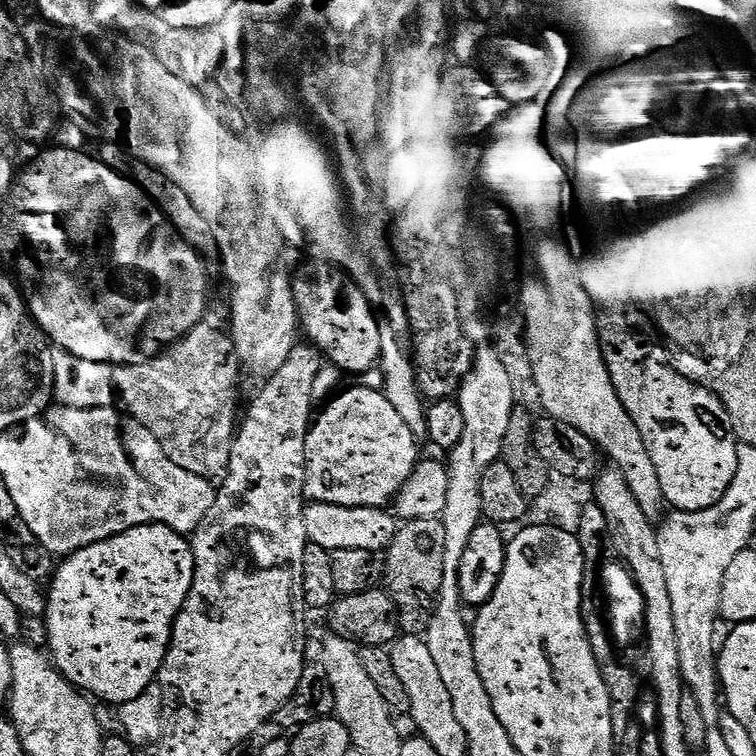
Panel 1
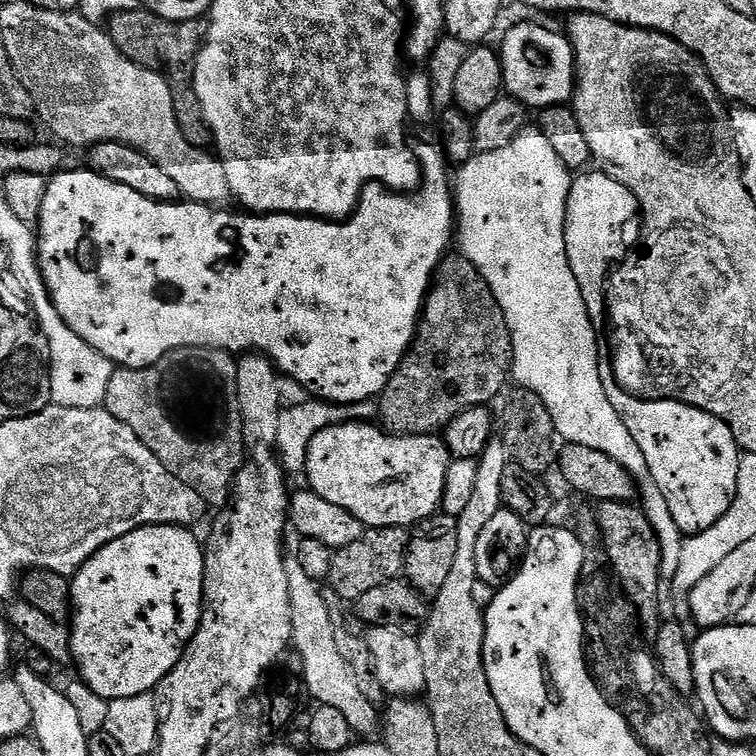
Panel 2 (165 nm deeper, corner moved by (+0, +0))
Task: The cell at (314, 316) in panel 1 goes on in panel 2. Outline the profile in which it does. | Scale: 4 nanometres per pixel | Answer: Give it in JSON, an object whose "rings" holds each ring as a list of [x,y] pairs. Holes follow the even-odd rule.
{"rings":[[[420,140],[413,146],[412,152],[415,163],[420,165],[420,175],[422,183],[415,192],[405,194],[399,190],[393,190],[386,187],[385,184],[373,182],[368,184],[362,190],[358,206],[352,212],[351,216],[343,222],[335,220],[322,220],[319,216],[291,216],[288,212],[273,212],[271,214],[245,214],[243,211],[223,212],[225,209],[220,206],[210,204],[198,204],[195,202],[169,202],[166,200],[151,200],[148,196],[138,194],[138,190],[130,190],[130,186],[119,184],[113,180],[108,180],[101,176],[99,172],[91,170],[83,170],[84,172],[66,172],[60,170],[48,180],[48,189],[46,190],[46,198],[42,198],[42,214],[38,225],[38,257],[41,274],[44,276],[44,284],[48,287],[48,292],[52,295],[54,306],[58,310],[58,314],[66,322],[66,326],[70,326],[70,330],[74,330],[74,334],[78,334],[78,338],[82,338],[94,350],[98,350],[98,354],[102,354],[106,359],[112,361],[113,365],[120,368],[150,368],[159,365],[161,361],[167,357],[169,352],[178,352],[186,348],[221,348],[224,352],[233,354],[259,354],[267,356],[272,361],[272,365],[276,368],[277,373],[283,374],[285,377],[292,376],[292,380],[296,384],[301,384],[313,397],[321,400],[328,400],[331,404],[357,404],[363,400],[372,400],[379,397],[384,391],[384,387],[390,382],[390,378],[398,370],[398,366],[402,362],[402,358],[408,353],[412,347],[412,342],[416,338],[422,309],[424,306],[424,298],[428,294],[428,289],[432,283],[432,277],[436,274],[436,268],[445,256],[449,255],[450,248],[448,243],[454,240],[454,221],[456,219],[456,205],[454,203],[454,188],[450,183],[450,172],[448,176],[449,161],[446,159],[445,153],[440,152],[432,144]]]}

